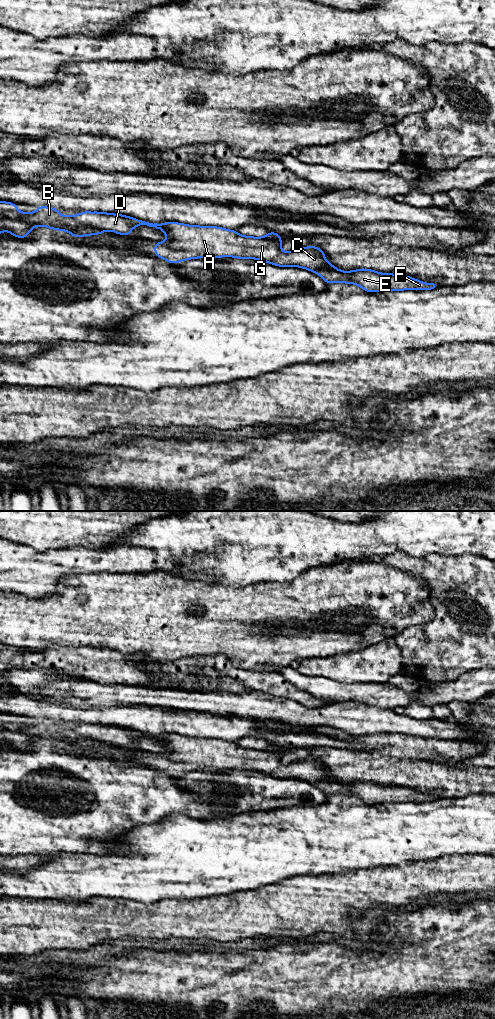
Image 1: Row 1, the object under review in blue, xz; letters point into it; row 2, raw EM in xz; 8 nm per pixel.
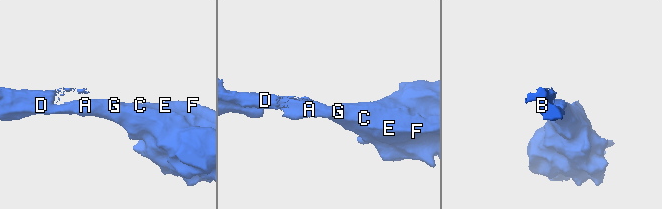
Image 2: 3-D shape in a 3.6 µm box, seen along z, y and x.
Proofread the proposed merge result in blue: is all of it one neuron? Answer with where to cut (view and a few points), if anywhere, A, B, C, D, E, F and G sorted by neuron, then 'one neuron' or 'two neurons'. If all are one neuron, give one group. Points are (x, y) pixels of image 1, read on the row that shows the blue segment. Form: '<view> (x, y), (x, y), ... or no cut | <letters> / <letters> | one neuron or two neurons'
xz (58, 229), (93, 226), (103, 231) | A C E F G / B D | two neurons

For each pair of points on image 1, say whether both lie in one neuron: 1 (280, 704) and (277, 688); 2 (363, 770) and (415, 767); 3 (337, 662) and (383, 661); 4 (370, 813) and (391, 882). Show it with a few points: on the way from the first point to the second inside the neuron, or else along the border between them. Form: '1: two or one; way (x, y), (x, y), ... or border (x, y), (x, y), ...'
1: two; border (256, 691), (290, 698), (301, 704)
2: one; way (376, 767), (402, 767)
3: one; way (348, 662), (372, 662)
4: two; border (409, 862), (363, 869)

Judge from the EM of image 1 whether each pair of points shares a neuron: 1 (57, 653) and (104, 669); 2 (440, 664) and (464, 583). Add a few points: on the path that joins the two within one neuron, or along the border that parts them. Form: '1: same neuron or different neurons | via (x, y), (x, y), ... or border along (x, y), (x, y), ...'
1: same neuron | via (69, 665), (80, 671), (92, 671)
2: same neuron | via (452, 644), (464, 632), (464, 603)

